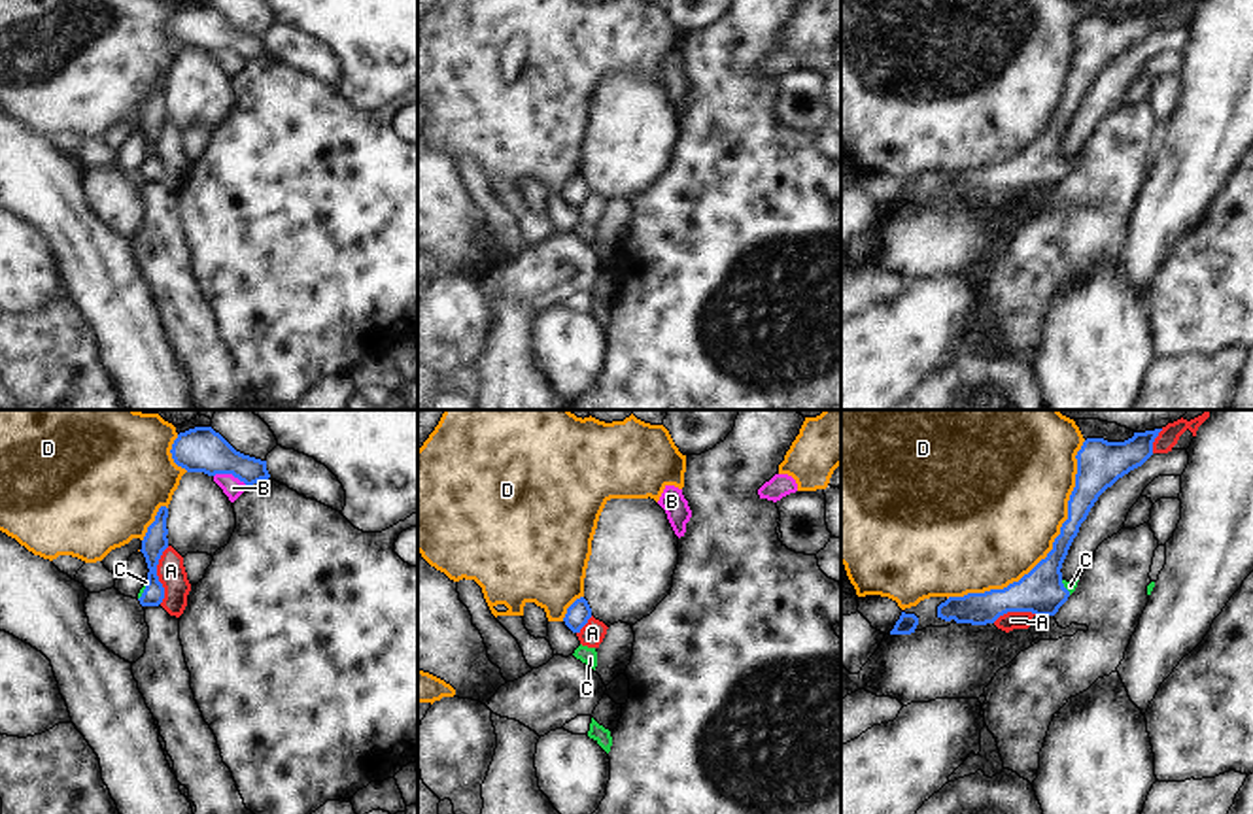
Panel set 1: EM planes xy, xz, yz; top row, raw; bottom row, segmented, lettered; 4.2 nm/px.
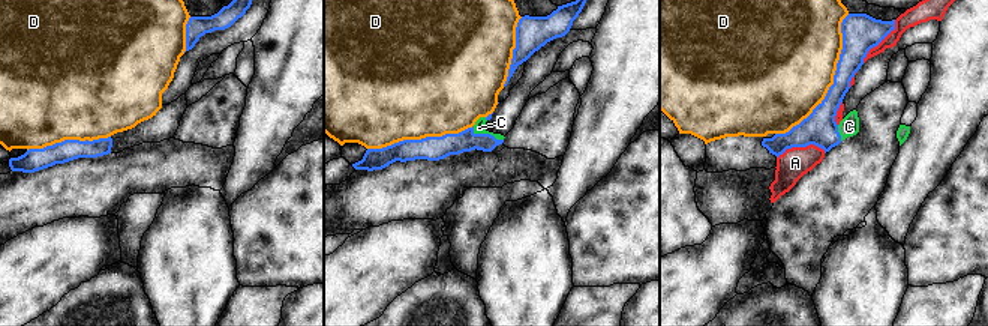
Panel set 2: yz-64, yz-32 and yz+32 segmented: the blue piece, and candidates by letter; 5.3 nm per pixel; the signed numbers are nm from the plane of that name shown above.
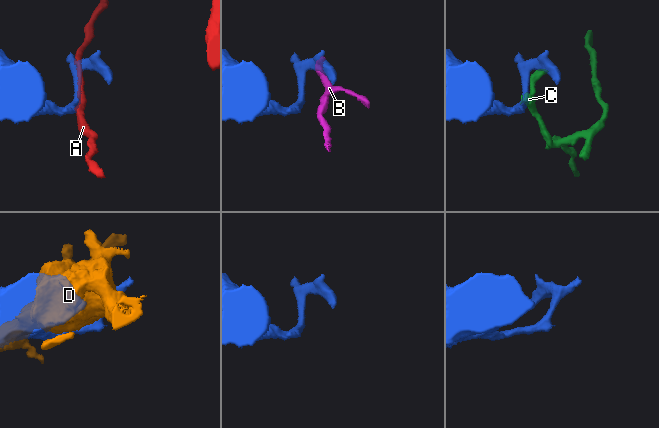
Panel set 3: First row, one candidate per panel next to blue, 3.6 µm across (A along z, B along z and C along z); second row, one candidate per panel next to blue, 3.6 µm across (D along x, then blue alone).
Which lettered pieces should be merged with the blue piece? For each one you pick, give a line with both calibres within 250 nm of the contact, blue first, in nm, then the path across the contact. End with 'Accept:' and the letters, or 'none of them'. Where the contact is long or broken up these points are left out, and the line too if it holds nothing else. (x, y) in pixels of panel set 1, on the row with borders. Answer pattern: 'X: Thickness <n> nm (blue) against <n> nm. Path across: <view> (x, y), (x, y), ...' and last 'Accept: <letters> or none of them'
C: Thickness 100 nm (blue) against 20 nm. Path across: xy (155, 542), (152, 584), (144, 592), (146, 582)
Accept: C.

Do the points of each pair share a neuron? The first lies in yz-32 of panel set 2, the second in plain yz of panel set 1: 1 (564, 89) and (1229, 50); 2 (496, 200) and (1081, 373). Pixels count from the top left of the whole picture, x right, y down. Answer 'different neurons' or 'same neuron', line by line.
1: different neurons
2: different neurons

